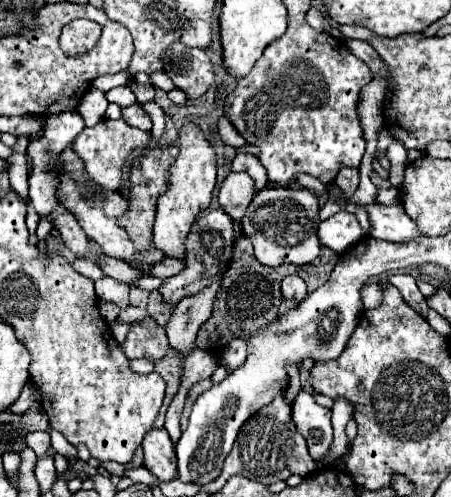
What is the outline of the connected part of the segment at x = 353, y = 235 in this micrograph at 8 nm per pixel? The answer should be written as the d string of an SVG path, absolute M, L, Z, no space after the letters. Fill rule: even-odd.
M340 210L320 224L318 238L326 248L334 250L336 254L344 254L360 240L360 224L354 214Z

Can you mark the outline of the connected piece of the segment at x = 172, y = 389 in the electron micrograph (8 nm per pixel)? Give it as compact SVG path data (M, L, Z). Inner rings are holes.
M170 348L168 354L166 354L166 358L160 360L160 362L156 362L154 370L156 370L160 376L164 376L164 380L166 380L166 392L163 404L153 424L154 428L163 428L168 406L170 406L170 402L172 402L172 398L174 398L178 386L180 386L180 374L182 374L182 368L180 368L180 354Z

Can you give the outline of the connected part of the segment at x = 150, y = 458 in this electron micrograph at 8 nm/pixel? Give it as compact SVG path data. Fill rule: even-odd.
M150 430L144 436L144 466L160 480L176 480L176 450L166 430Z

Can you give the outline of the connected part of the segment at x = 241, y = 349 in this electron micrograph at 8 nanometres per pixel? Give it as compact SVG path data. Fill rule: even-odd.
M240 338L232 340L232 342L228 344L228 348L222 352L222 358L224 358L224 362L226 362L232 370L238 368L238 366L244 364L244 360L248 358L248 342L246 342L246 340L240 340Z

